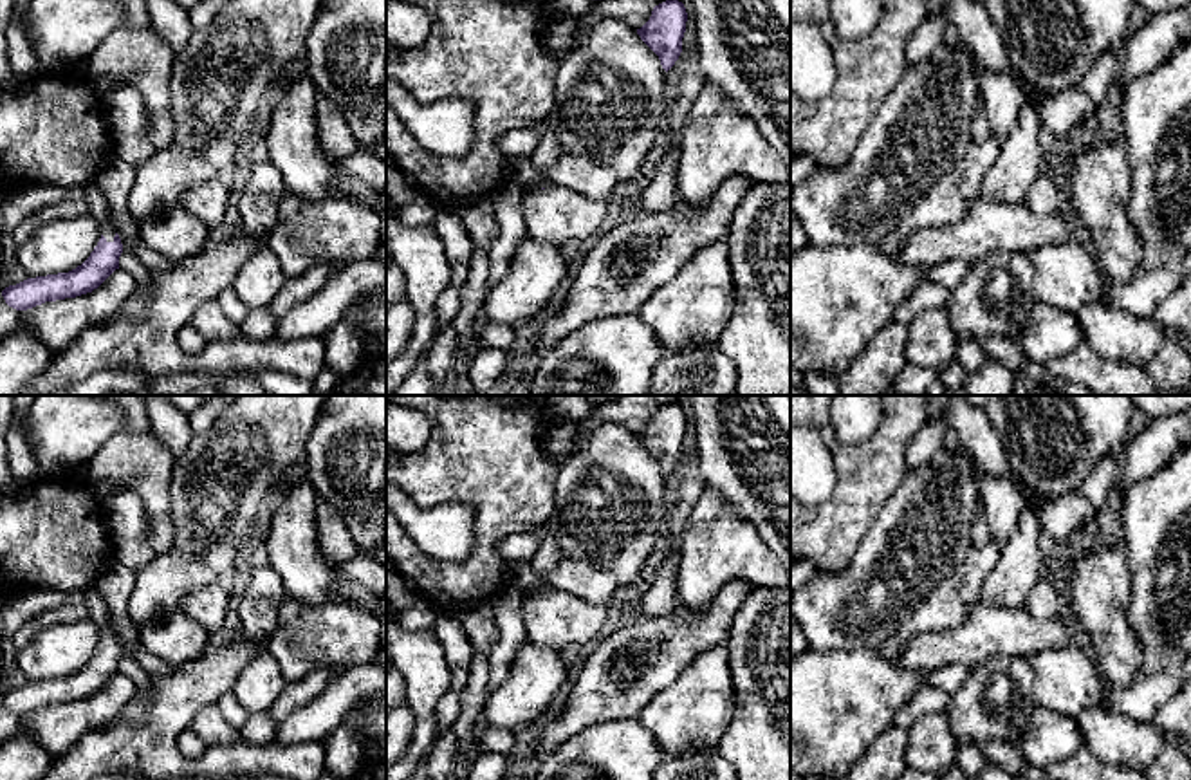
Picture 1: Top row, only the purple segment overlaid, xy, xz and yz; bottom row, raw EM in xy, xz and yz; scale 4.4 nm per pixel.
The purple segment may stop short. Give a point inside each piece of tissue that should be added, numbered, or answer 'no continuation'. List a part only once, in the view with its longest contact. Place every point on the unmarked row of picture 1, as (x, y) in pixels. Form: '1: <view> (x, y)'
1: xy (98, 611)

